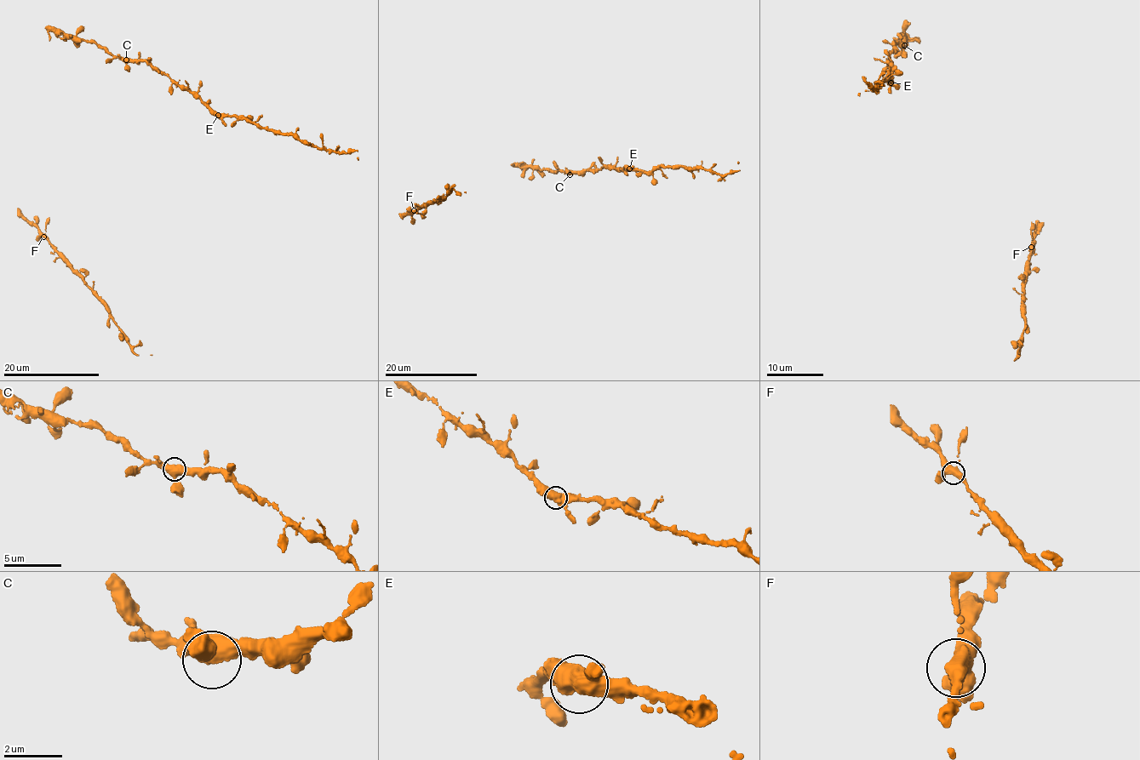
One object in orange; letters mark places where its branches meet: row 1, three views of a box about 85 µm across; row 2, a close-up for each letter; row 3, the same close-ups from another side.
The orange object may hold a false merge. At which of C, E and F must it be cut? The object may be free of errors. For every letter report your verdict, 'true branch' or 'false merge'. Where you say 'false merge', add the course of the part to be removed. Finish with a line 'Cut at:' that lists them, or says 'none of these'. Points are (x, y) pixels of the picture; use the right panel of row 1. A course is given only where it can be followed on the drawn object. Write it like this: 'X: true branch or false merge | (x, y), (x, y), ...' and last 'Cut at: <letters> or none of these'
C: true branch
E: true branch
F: true branch
Cut at: none of these

